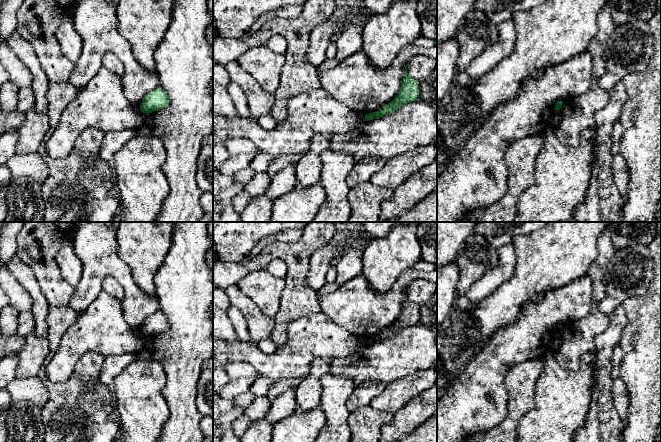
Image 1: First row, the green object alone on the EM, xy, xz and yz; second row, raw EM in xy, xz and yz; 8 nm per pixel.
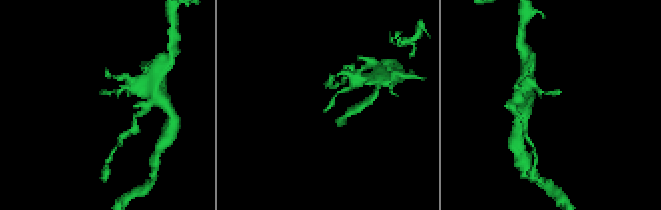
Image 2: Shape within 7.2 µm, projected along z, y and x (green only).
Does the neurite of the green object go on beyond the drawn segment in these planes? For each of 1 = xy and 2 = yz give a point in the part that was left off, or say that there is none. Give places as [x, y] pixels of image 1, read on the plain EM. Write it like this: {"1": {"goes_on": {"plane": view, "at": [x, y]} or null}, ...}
{"1": {"goes_on": null}, "2": {"goes_on": null}}

